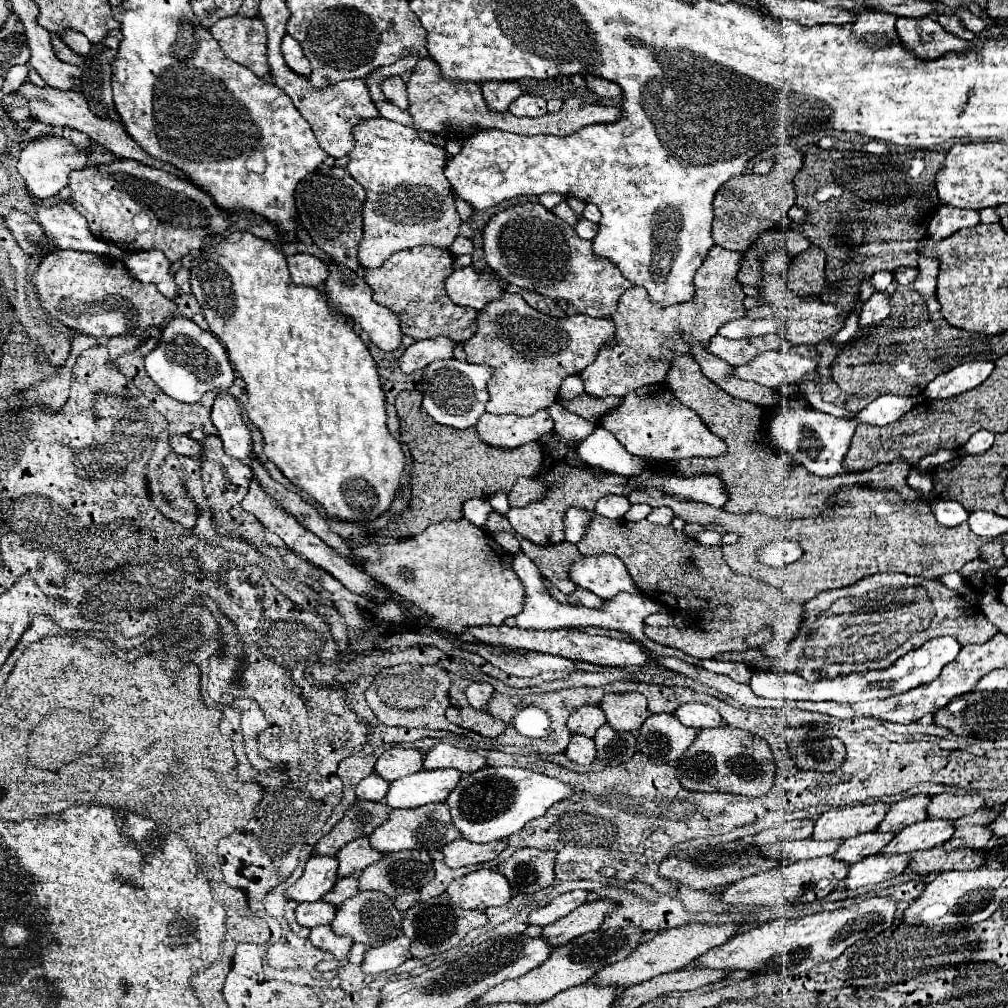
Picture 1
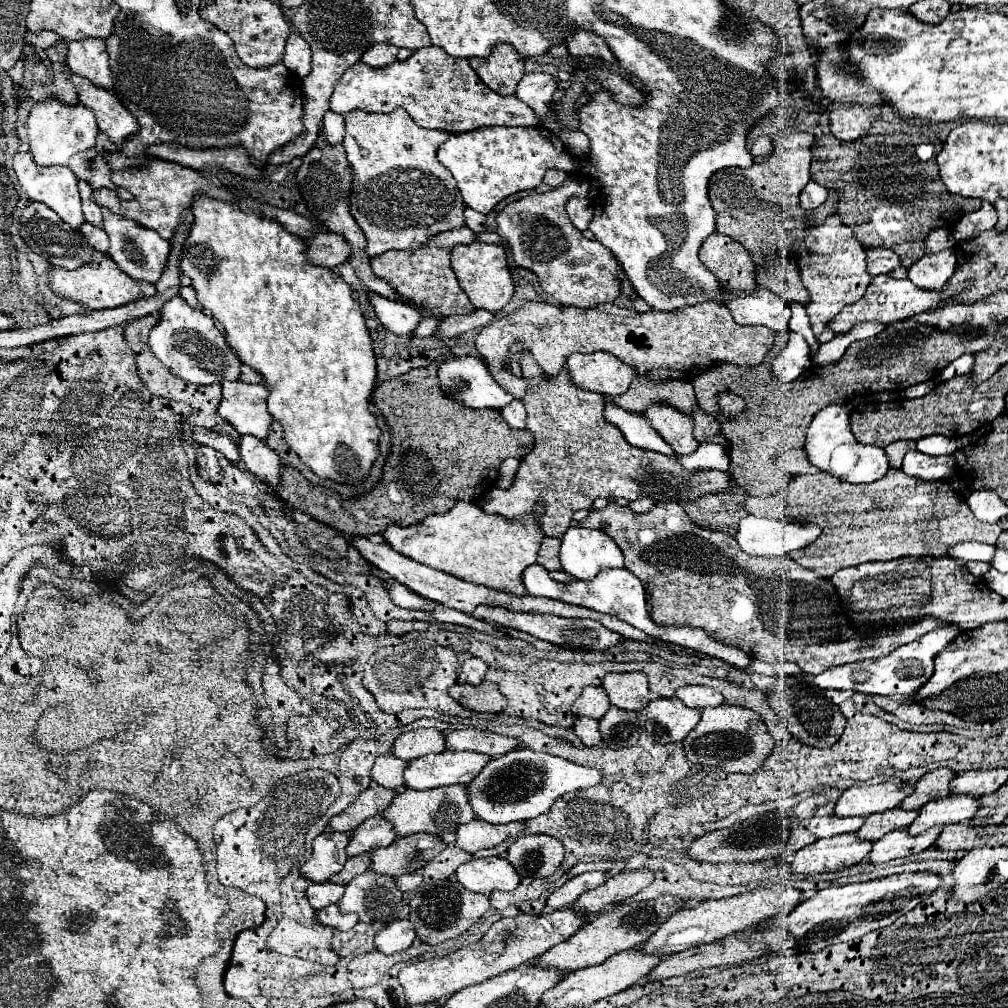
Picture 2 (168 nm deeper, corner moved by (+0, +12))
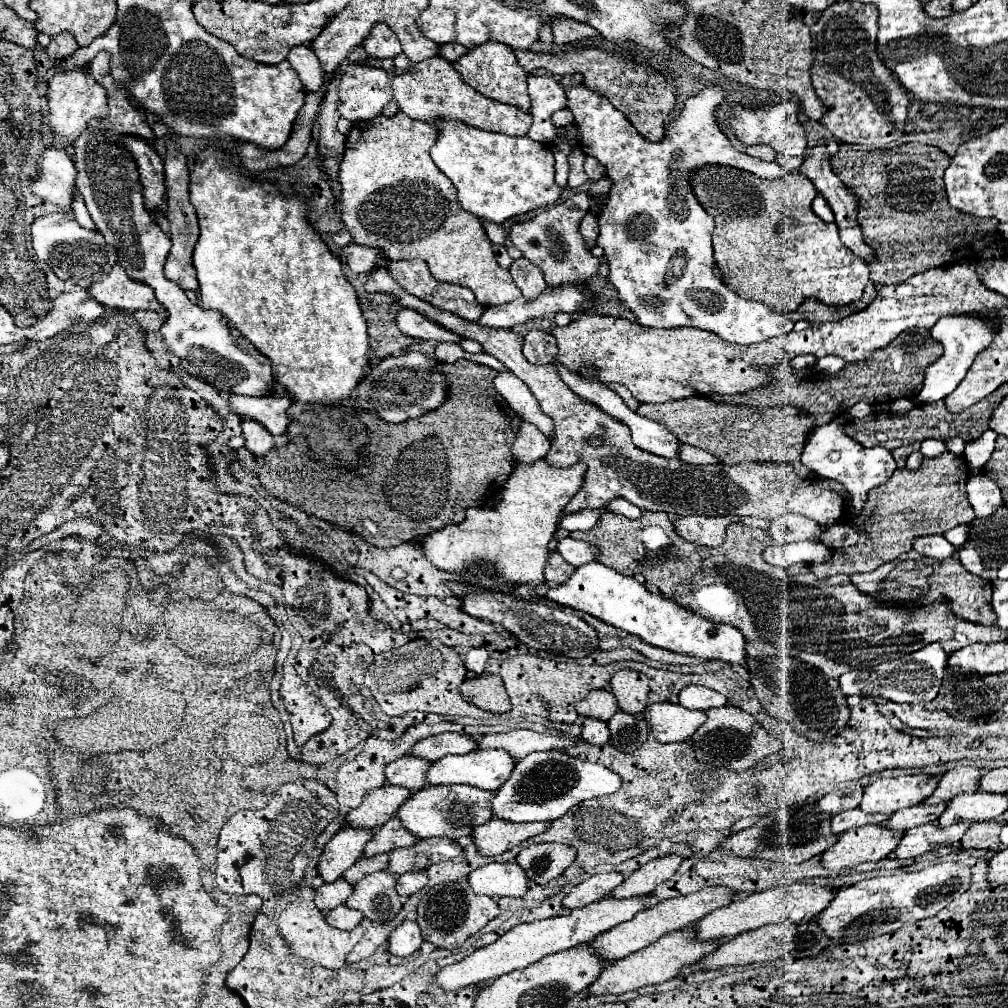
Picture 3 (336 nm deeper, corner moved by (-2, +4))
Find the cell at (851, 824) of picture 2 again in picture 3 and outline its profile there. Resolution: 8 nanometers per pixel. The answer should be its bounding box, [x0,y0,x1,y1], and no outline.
[832,808,888,834]

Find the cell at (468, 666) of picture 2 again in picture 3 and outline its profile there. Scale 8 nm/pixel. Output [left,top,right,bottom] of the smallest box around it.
[464,648,488,676]

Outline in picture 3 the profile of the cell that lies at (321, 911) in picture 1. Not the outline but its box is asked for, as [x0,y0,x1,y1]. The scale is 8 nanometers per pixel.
[314,878,352,912]

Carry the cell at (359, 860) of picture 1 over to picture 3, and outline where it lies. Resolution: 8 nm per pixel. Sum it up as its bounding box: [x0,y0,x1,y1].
[364,818,416,856]

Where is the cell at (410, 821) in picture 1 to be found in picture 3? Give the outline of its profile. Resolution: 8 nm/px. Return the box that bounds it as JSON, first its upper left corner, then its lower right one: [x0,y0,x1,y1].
[398,784,494,838]

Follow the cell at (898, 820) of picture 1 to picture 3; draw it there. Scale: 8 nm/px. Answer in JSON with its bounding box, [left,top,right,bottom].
[926,766,982,804]

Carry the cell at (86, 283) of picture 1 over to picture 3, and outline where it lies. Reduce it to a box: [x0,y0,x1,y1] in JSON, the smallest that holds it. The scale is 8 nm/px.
[88,264,162,312]

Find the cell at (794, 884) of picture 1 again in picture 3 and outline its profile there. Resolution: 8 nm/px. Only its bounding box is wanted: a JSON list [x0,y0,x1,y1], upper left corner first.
[822,824,904,872]

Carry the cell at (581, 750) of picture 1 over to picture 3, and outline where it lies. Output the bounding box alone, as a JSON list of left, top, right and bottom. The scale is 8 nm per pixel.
[582,718,610,744]

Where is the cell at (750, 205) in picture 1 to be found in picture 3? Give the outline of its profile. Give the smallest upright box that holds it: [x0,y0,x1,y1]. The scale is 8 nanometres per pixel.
[692,164,868,316]

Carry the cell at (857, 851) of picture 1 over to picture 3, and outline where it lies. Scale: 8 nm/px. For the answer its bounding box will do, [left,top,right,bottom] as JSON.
[884,802,946,830]

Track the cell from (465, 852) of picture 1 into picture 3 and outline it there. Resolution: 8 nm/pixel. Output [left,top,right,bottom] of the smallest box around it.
[472,818,548,856]

